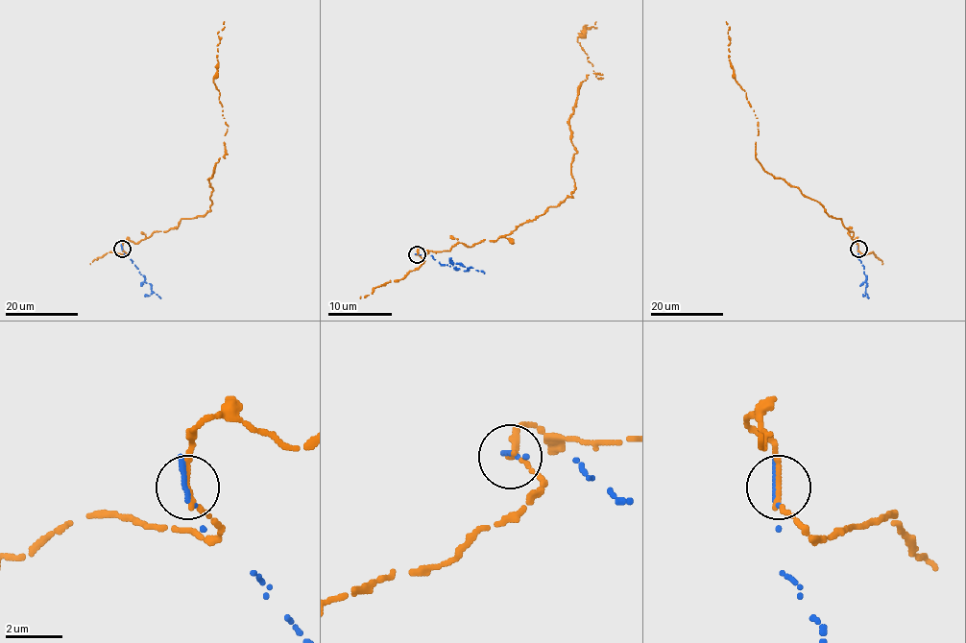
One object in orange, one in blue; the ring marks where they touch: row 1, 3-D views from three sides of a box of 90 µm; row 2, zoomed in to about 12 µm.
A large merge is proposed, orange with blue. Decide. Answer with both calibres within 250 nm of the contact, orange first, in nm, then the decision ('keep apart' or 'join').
240/200 nm | keep apart

